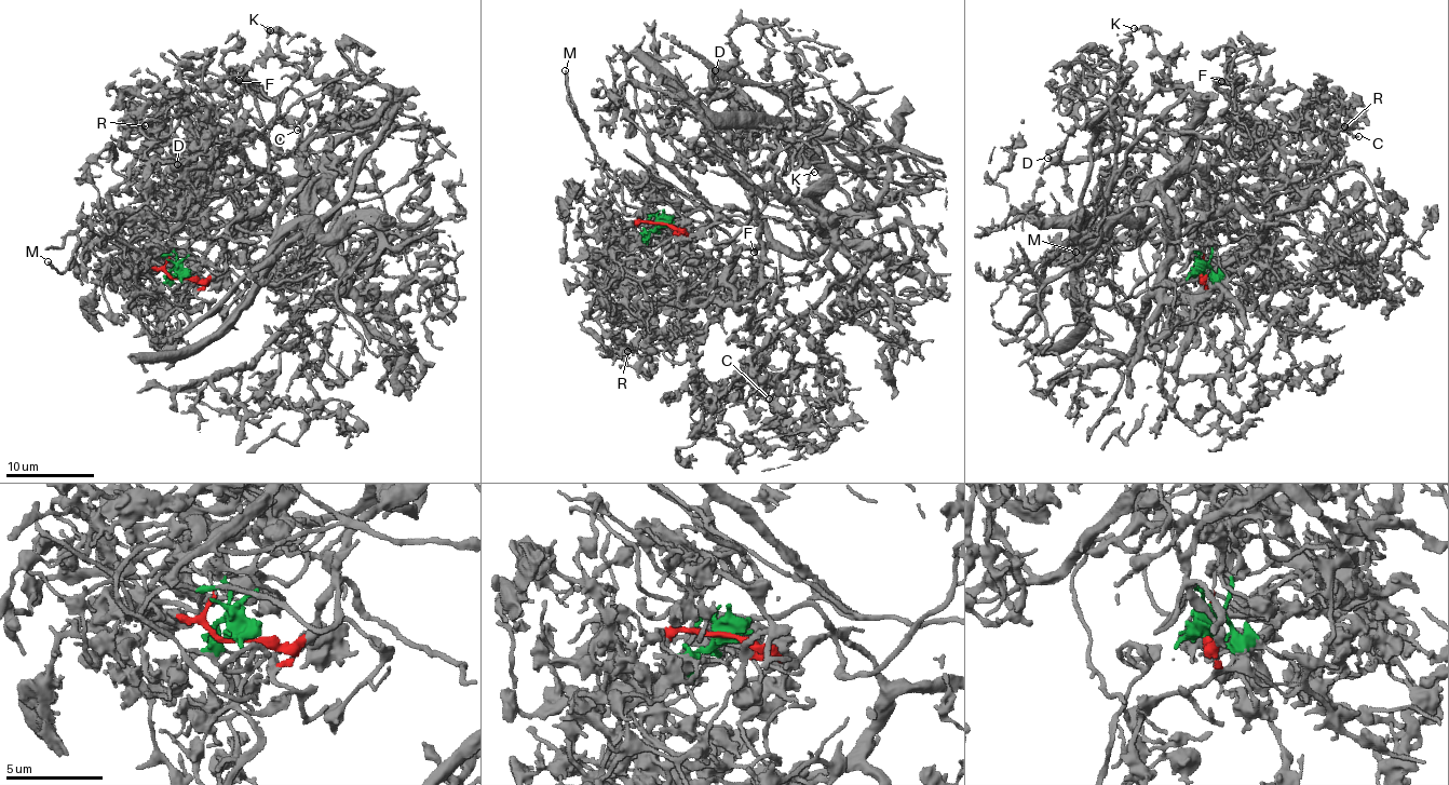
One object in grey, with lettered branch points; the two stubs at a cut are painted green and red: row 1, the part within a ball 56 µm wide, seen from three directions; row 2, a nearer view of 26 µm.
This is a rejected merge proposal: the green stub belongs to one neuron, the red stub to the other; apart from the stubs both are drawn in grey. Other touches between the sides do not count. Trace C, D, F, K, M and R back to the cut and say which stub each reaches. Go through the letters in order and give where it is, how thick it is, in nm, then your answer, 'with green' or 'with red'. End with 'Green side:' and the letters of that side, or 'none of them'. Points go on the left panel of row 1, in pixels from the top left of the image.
C: place (297, 130); calibre 240 nm; with red
D: place (177, 164); calibre 500 nm; with red
F: place (239, 80); calibre 190 nm; with red
K: place (270, 30); calibre 180 nm; with red
M: place (48, 261); calibre 150 nm; with green
R: place (145, 125); calibre 280 nm; with green
Green side: M, R

